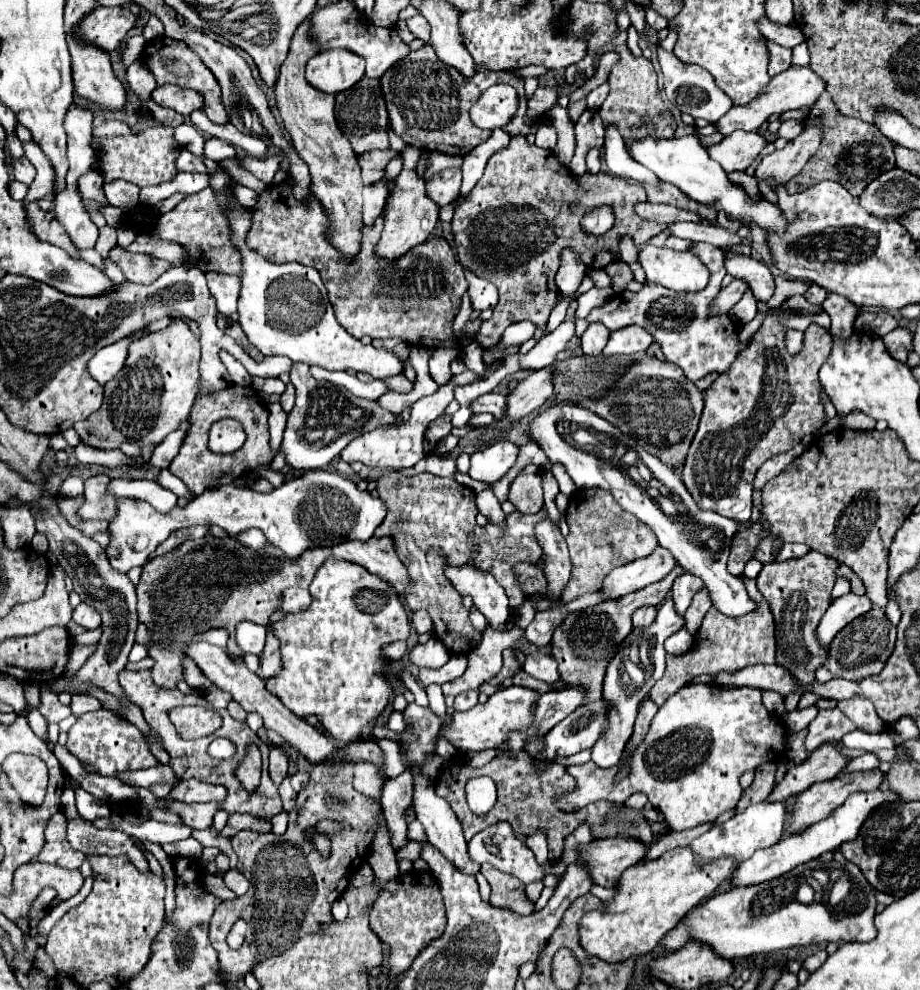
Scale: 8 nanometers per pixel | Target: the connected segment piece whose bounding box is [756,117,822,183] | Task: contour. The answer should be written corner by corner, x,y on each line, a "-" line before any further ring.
812,117
804,121
804,131
786,143
784,149
776,149
774,153
766,155
756,169
756,179
768,181
774,177
776,181
790,181
794,175
802,171
806,161
818,151
822,143
822,119

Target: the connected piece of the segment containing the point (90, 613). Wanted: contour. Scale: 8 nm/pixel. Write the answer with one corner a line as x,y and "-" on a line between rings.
80,603
74,609
72,619
76,621
76,625
80,625
84,629
98,629
100,627
100,615
90,605
86,605
86,603

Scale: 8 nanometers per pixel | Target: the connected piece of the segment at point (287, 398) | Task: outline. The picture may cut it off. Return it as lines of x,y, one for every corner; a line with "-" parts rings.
292,383
286,384
286,390
280,397
280,403
286,413
293,409
295,404
295,388

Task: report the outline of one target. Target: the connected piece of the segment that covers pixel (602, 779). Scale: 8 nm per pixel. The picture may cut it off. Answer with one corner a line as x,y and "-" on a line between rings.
686,685
678,693
674,693
654,715
650,723
650,731
642,745
630,759
632,773
614,785
614,775
618,767
600,769
592,761
582,765
570,765
566,771
574,777
576,789
566,793
562,799
556,799
562,811
576,811
594,801
612,801
622,805
632,793
642,791
646,793
648,801
664,813
666,823
672,831
692,829
696,825
714,821
720,813
734,809
742,797
740,775
744,771
754,771
764,763
780,761
786,755
788,741
786,741
786,727
778,723
762,703
762,691
754,687
740,687
740,689
722,689
718,685

